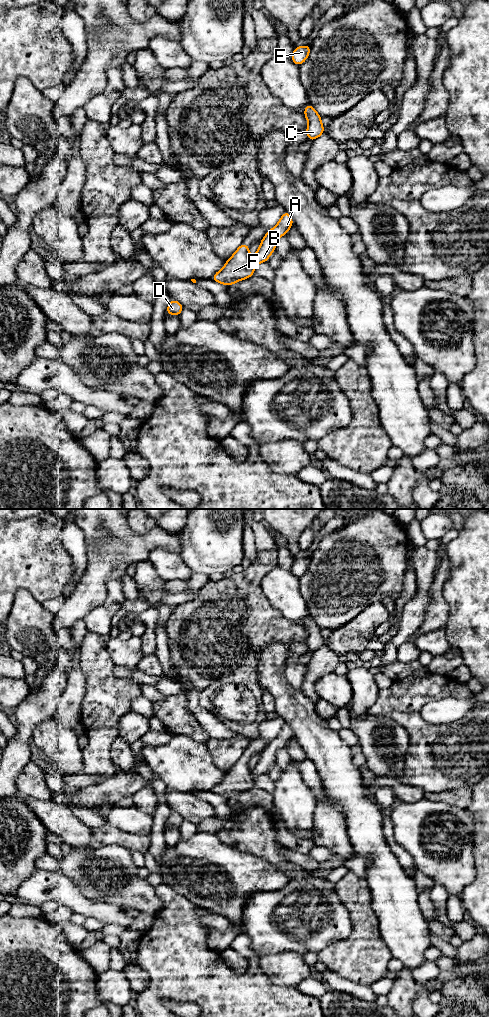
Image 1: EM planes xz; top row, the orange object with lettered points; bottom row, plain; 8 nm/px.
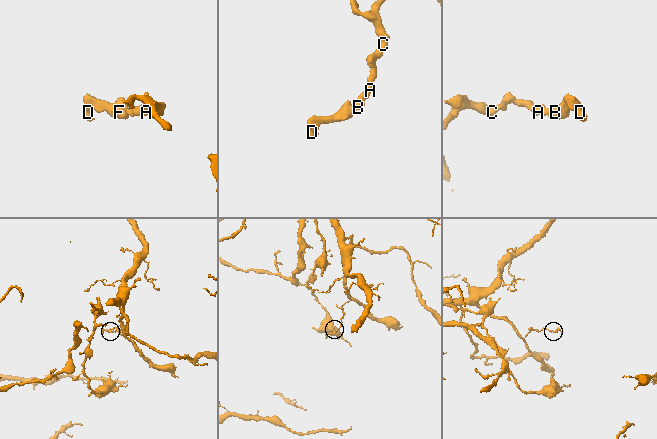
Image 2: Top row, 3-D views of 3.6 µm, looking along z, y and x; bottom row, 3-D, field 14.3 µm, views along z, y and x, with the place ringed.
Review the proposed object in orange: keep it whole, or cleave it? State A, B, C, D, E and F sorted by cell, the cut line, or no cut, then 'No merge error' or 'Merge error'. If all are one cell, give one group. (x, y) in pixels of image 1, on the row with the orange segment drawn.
Groups: A B C E / D F. Split along xz (250, 258), (253, 267). Merge error

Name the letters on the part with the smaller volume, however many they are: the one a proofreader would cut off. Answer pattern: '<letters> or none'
D, F

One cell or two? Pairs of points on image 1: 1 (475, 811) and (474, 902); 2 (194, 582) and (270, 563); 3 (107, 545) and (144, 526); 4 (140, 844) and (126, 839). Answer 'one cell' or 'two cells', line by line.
1: one cell
2: two cells
3: two cells
4: one cell

